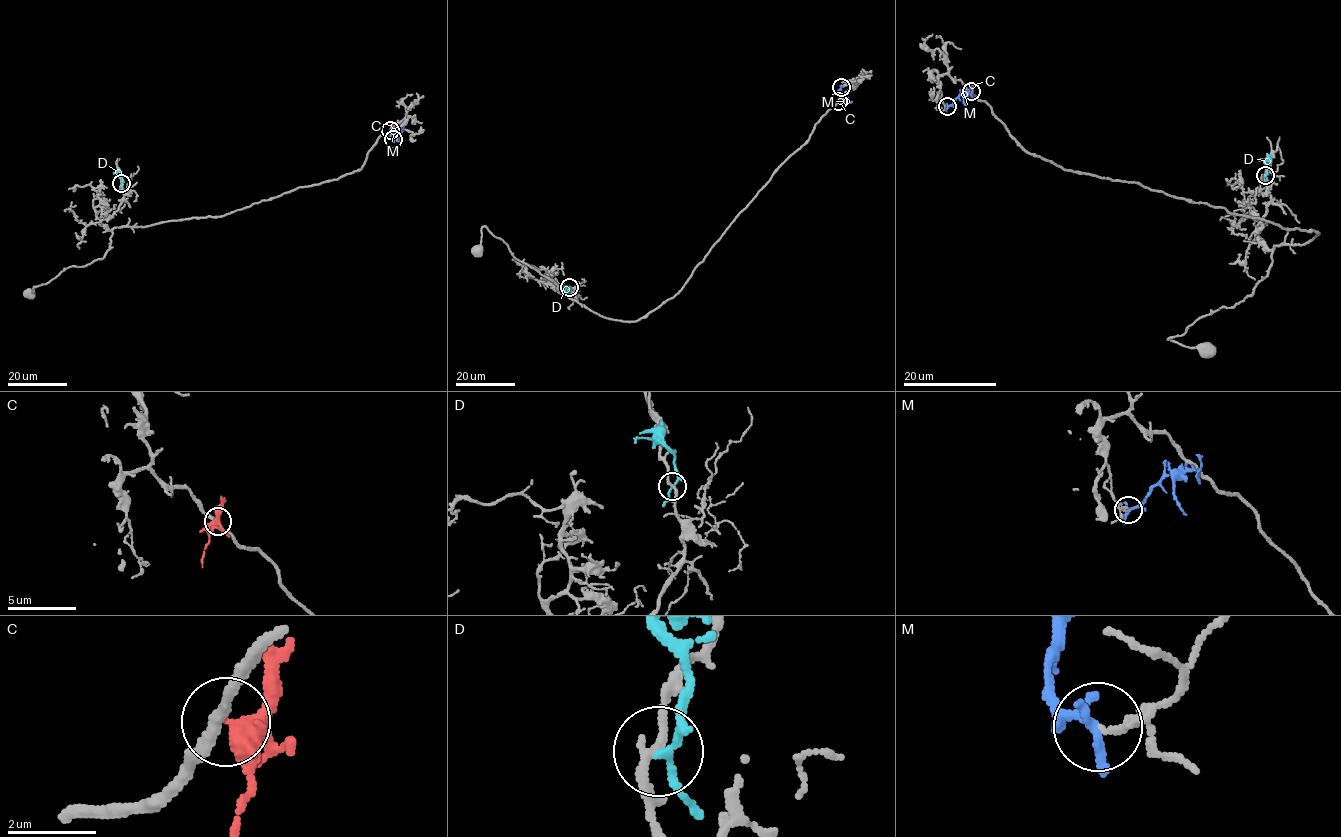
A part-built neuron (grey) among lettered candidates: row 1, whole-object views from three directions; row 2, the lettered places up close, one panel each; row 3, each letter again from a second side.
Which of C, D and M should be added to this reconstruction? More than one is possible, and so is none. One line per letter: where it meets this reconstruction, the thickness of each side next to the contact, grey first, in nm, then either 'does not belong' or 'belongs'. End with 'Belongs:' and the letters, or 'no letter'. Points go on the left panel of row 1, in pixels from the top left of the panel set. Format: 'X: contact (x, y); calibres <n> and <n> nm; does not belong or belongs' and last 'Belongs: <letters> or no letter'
C: contact (390, 130); calibres 240 and 320 nm; does not belong
D: contact (121, 183); calibres 200 and 150 nm; does not belong
M: contact (393, 139); calibres 120 and 220 nm; does not belong
Belongs: no letter

